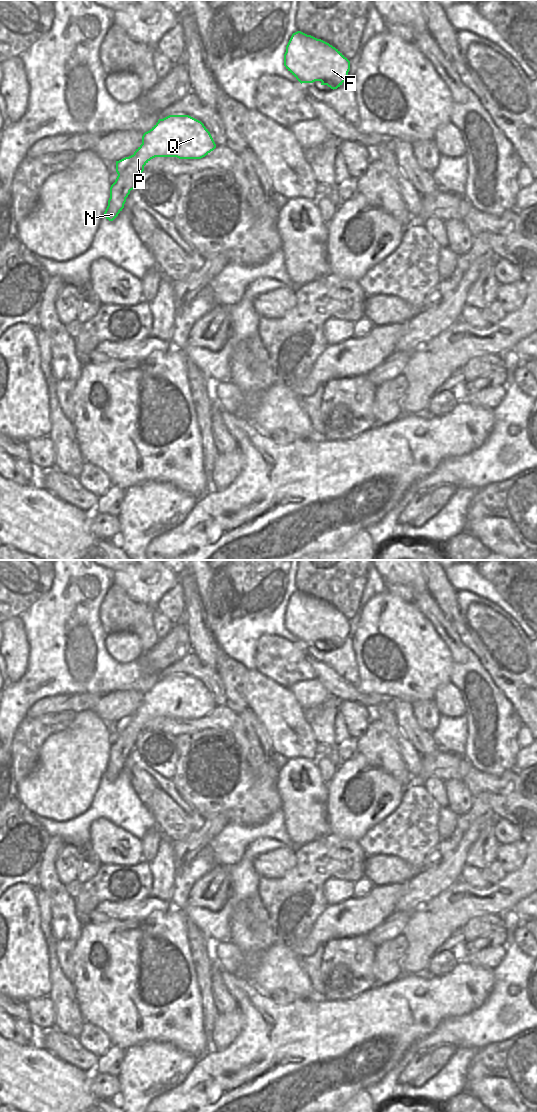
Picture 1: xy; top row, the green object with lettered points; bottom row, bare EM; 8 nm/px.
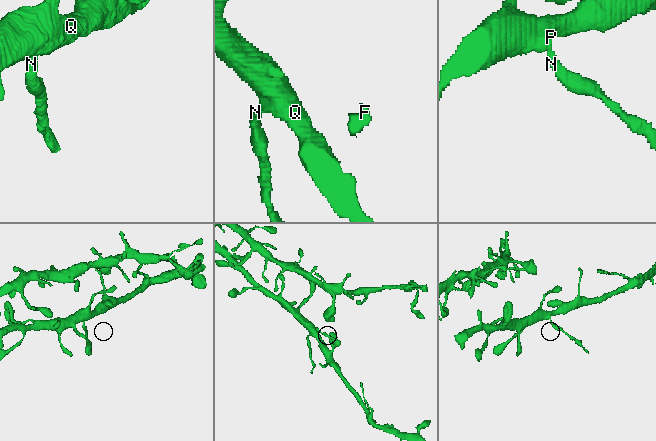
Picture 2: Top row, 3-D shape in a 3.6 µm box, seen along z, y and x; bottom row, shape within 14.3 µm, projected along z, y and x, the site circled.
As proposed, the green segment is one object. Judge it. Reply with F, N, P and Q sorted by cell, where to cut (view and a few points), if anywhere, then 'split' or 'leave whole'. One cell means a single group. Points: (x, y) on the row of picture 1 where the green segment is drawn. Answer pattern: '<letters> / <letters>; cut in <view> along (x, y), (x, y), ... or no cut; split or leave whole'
F P Q / N; cut in xy along (114, 182), (119, 182), (124, 190), (129, 191); split

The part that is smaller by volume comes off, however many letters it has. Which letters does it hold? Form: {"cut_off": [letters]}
{"cut_off": ["N"]}

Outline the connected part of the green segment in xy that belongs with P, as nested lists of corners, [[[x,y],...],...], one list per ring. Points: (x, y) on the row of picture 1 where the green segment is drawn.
[[[169,115],[142,136],[142,144],[133,155],[116,161],[118,174],[115,183],[121,183],[124,191],[136,186],[144,166],[155,157],[201,159],[216,148],[216,144],[204,124],[189,115]]]

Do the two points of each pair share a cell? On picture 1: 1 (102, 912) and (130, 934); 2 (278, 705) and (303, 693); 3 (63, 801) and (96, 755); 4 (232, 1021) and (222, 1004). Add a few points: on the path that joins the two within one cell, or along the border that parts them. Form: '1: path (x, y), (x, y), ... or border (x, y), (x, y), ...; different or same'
1: border (137, 918), (91, 923); different
2: border (287, 687), (297, 703), (305, 711); different
3: path (63, 790), (85, 766); same
4: border (236, 1009), (220, 1015); different

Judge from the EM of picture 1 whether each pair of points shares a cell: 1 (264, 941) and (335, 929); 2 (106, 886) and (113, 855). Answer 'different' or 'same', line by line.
1: different
2: different

